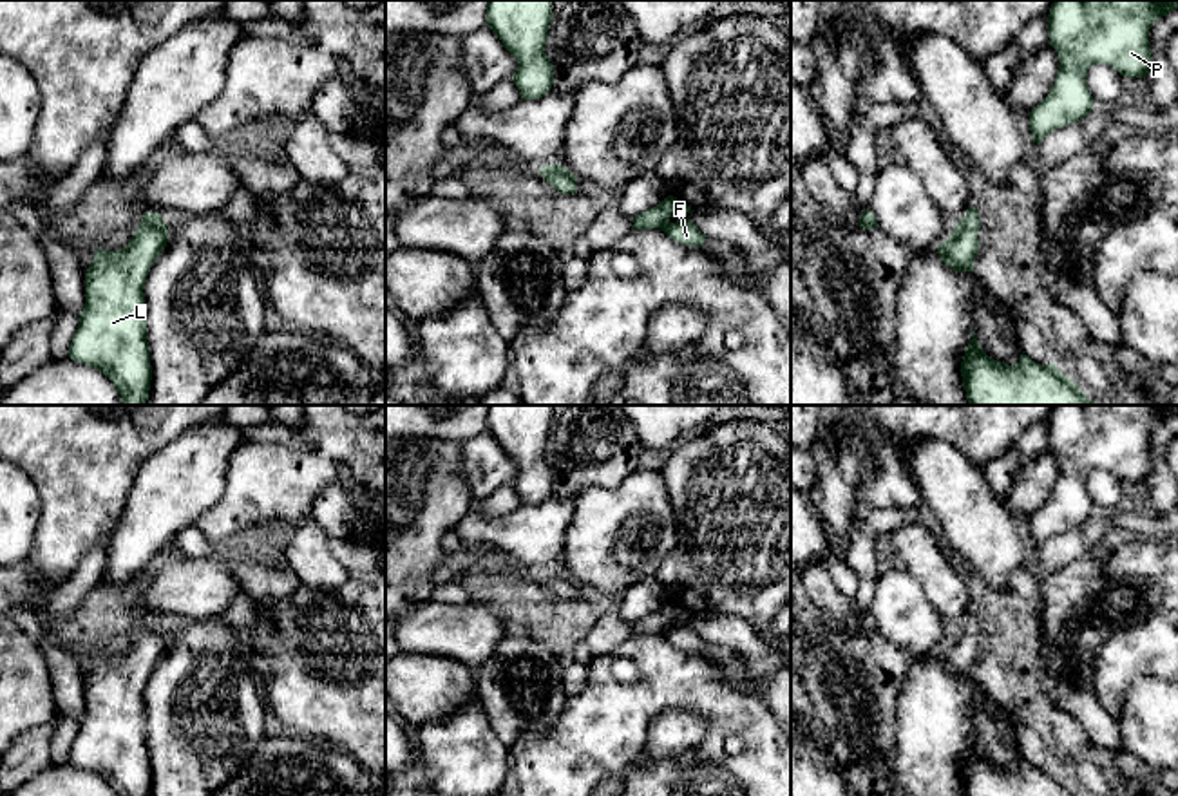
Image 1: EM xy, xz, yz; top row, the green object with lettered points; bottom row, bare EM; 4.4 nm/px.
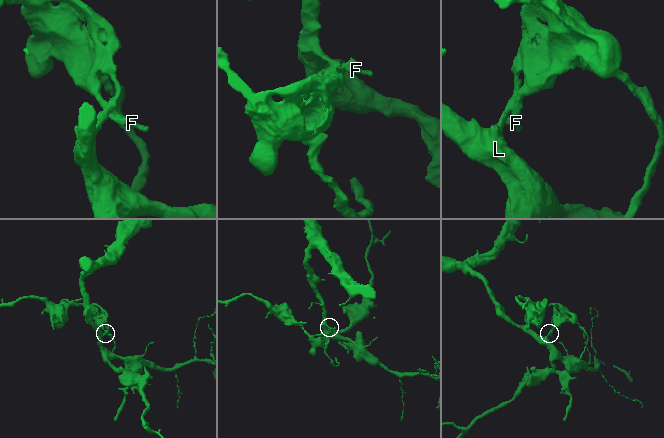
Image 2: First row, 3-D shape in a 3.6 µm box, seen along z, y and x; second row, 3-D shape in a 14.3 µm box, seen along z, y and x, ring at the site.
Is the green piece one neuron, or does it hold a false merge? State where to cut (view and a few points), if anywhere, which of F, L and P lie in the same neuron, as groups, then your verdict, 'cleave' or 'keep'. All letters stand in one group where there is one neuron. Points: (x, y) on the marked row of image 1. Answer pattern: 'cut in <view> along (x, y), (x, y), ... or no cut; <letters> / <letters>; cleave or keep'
cut in xy along (136, 230), (158, 228), (165, 236); F P / L; cleave

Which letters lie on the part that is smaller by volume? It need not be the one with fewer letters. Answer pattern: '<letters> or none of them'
F, P

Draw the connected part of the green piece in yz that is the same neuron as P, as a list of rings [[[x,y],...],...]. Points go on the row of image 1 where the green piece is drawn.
[[[1053,0],[1048,14],[1050,45],[1059,54],[1059,71],[1048,96],[1031,109],[1030,128],[1033,143],[1053,130],[1084,119],[1093,109],[1086,76],[1095,63],[1116,69],[1124,78],[1145,78],[1151,69],[1149,29],[1167,13],[1178,9],[1178,0]]]

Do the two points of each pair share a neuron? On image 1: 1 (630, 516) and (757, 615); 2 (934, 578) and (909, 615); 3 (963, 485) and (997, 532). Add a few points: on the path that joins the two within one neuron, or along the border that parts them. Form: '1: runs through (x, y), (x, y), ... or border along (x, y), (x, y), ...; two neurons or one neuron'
1: border along (672, 505), (675, 547), (652, 576); two neurons
2: border along (900, 563), (918, 581), (929, 605), (950, 626); two neurons
3: runs through (963, 496), (987, 521); one neuron

